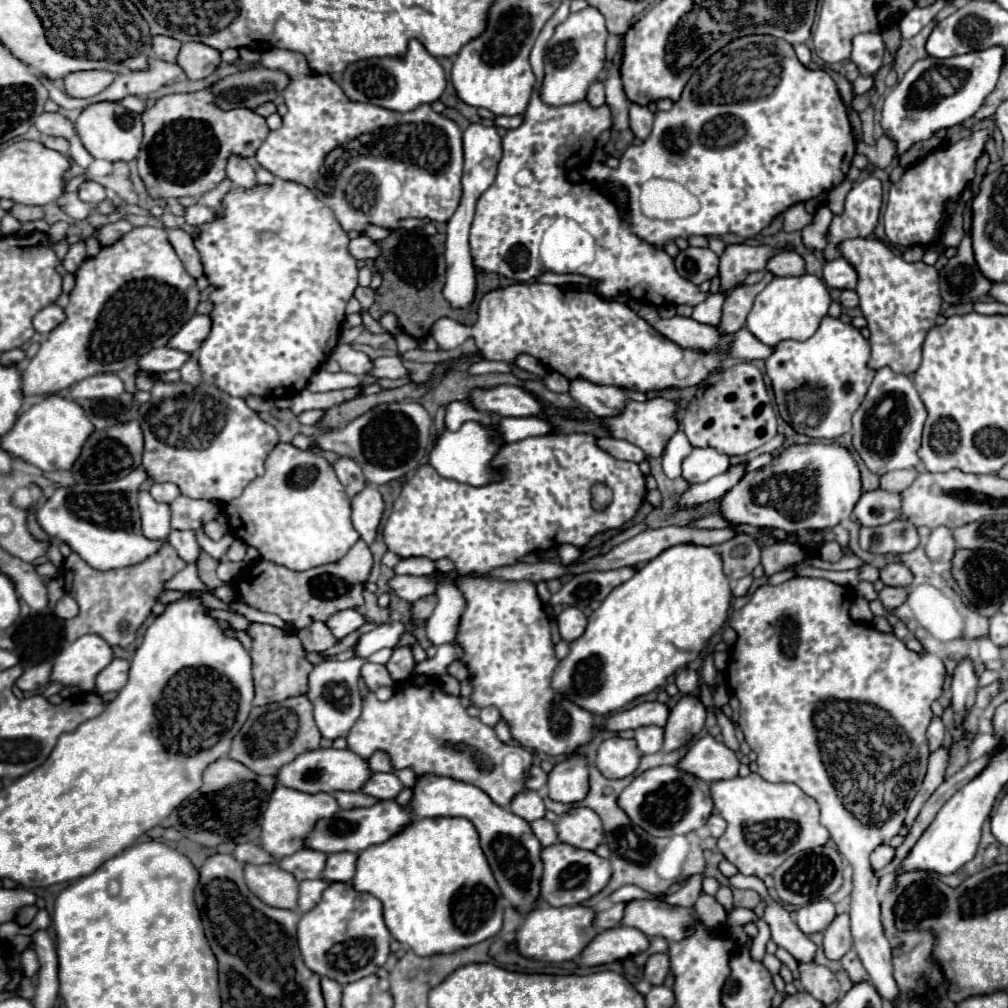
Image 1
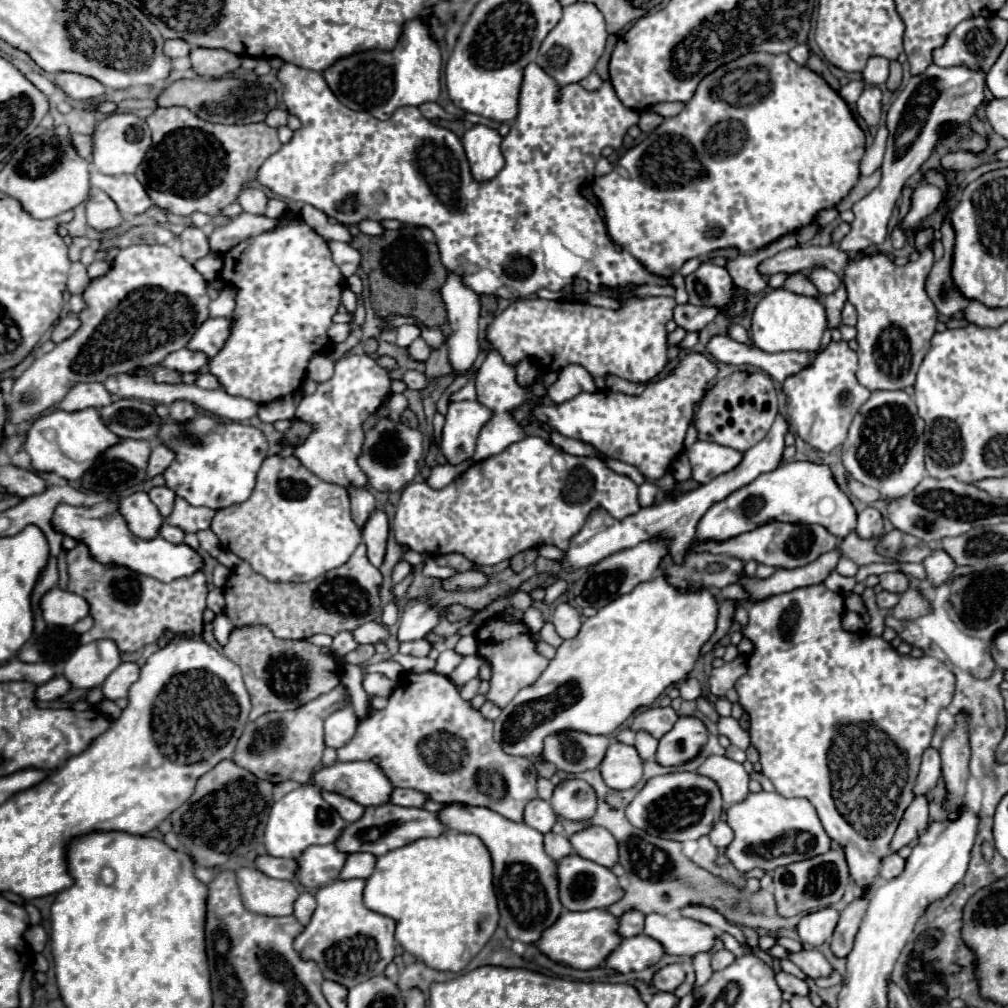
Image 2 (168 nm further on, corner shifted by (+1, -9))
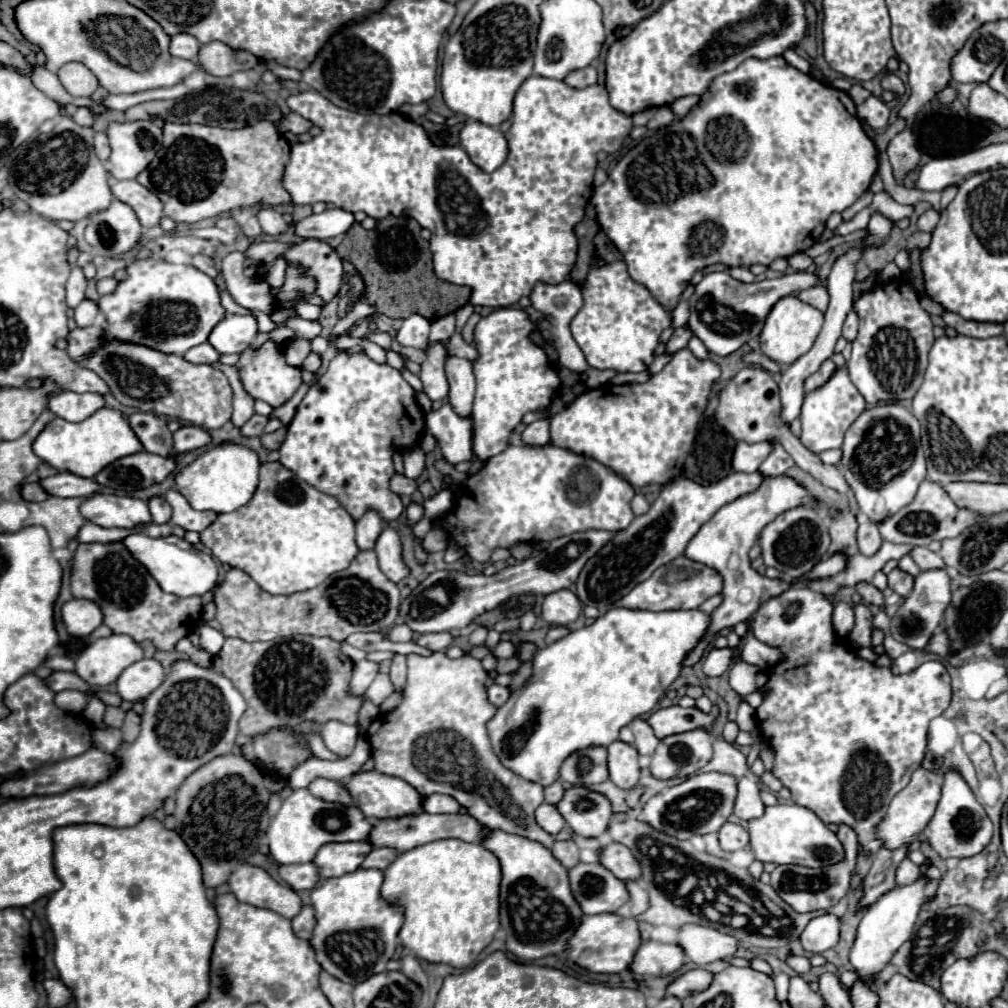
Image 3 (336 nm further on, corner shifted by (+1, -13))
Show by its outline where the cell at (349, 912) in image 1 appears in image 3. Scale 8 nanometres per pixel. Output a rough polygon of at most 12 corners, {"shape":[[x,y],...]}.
{"shape":[[383,871],[311,891],[317,963],[345,983],[383,973],[403,907]]}

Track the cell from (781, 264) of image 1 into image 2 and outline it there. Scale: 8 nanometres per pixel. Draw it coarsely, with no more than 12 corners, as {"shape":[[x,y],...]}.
{"shape":[[793,273],[783,289],[817,297],[819,291],[805,273]]}

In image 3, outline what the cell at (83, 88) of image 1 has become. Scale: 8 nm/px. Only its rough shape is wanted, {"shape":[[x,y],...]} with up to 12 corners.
{"shape":[[65,63],[57,75],[73,97],[91,97],[99,87],[83,63]]}

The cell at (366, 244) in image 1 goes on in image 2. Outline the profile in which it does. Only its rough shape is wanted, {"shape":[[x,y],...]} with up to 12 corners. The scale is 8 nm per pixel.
{"shape":[[329,241],[333,261],[345,277],[361,263],[359,251],[349,243]]}

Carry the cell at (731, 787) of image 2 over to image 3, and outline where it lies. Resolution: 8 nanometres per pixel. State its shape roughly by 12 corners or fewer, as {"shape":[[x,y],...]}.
{"shape":[[753,777],[739,779],[735,815],[751,821],[763,815],[765,805]]}

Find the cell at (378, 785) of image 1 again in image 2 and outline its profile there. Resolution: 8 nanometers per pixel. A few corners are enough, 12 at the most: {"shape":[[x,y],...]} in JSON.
{"shape":[[395,787],[389,803],[423,807],[427,795]]}

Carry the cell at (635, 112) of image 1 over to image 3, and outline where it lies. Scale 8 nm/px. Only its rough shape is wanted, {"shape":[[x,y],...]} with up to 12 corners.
{"shape":[[671,107],[655,111],[647,123],[649,129],[667,127],[675,119]]}

